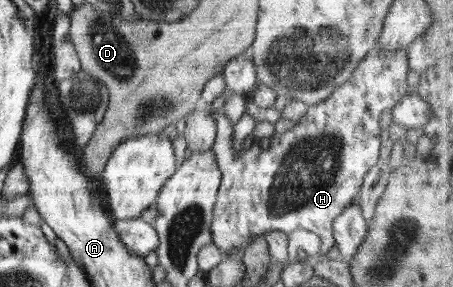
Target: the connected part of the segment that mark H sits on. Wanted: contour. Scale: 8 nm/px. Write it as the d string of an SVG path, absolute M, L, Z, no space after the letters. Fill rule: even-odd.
M376 43L353 70L349 81L335 89L321 103L309 105L305 115L291 130L253 142L249 149L240 153L240 157L234 152L234 123L223 110L212 111L212 116L216 121L213 150L222 171L222 180L210 228L212 242L220 249L222 255L227 257L234 247L244 249L252 237L256 235L264 237L266 233L274 229L280 229L287 234L296 229L313 231L321 239L320 253L327 254L336 244L333 231L335 218L357 200L364 177L379 162L379 149L381 149L379 116L410 92L412 81L407 49L387 52Z

